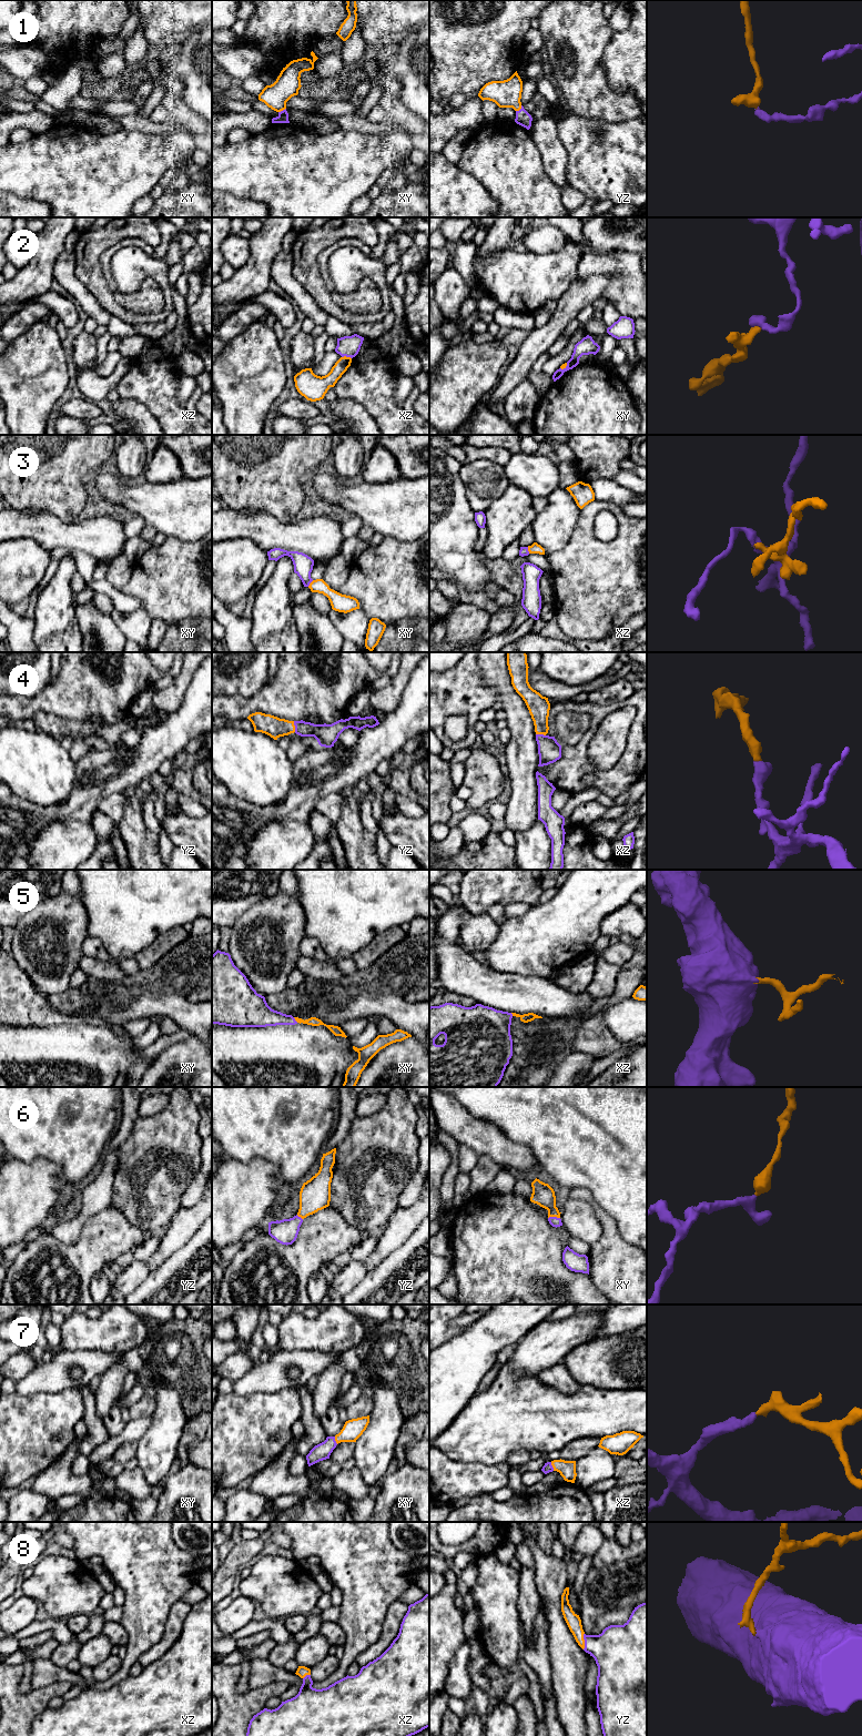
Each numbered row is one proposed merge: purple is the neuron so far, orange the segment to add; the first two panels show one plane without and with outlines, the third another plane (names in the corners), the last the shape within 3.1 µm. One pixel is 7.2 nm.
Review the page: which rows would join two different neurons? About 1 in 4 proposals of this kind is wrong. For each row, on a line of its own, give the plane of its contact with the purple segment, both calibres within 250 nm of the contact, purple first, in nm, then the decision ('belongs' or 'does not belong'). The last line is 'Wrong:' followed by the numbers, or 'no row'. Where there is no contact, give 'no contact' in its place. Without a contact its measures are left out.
1: yz | 110/200 nm | belongs
2: xz | 150/100 nm | does not belong
3: xy | 140/120 nm | belongs
4: yz | 160/150 nm | belongs
5: xy | 180/60 nm | belongs
6: xy | 70/160 nm | belongs
7: xz | 70/130 nm | belongs
8: yz | 360/110 nm | belongs
Wrong: 2

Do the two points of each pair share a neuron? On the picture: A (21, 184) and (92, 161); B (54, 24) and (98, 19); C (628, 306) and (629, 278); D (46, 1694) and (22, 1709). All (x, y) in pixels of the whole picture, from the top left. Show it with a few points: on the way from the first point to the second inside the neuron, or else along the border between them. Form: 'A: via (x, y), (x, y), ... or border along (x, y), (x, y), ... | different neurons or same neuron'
A: via (39, 169), (74, 168) | same neuron
B: via (66, 24), (72, 19), (87, 19) | same neuron
C: via (629, 300), (629, 285) | same neuron
D: via (40, 1697), (28, 1705) | same neuron

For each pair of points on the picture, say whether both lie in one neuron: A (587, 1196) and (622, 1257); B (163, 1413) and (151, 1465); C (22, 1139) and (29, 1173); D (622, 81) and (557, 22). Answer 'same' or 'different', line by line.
A: same
B: same
C: different
D: different

